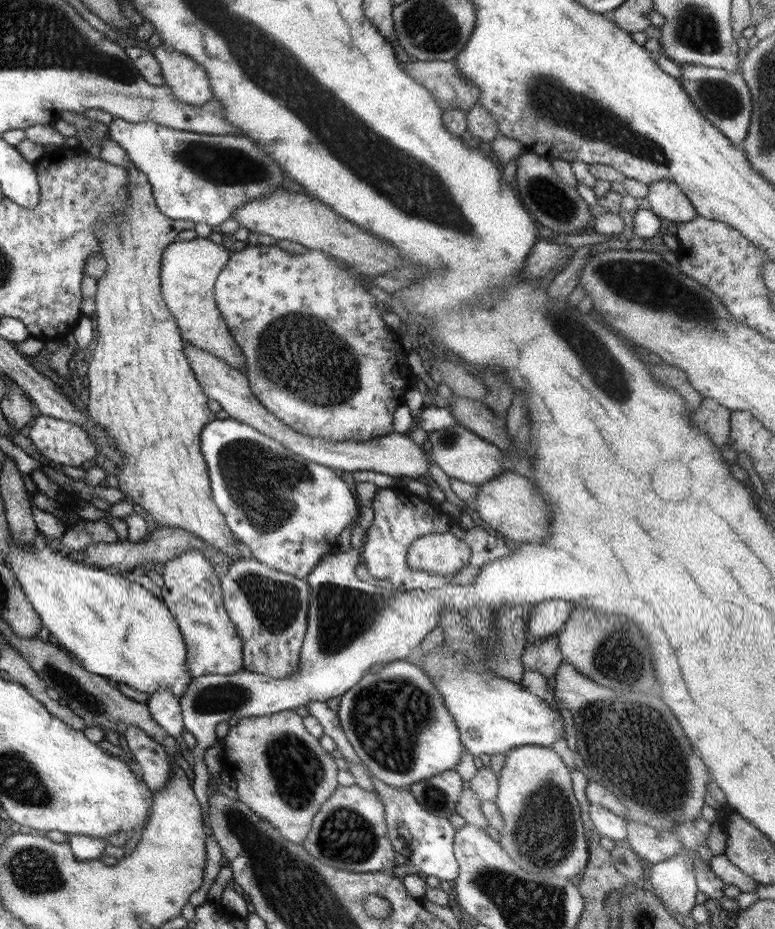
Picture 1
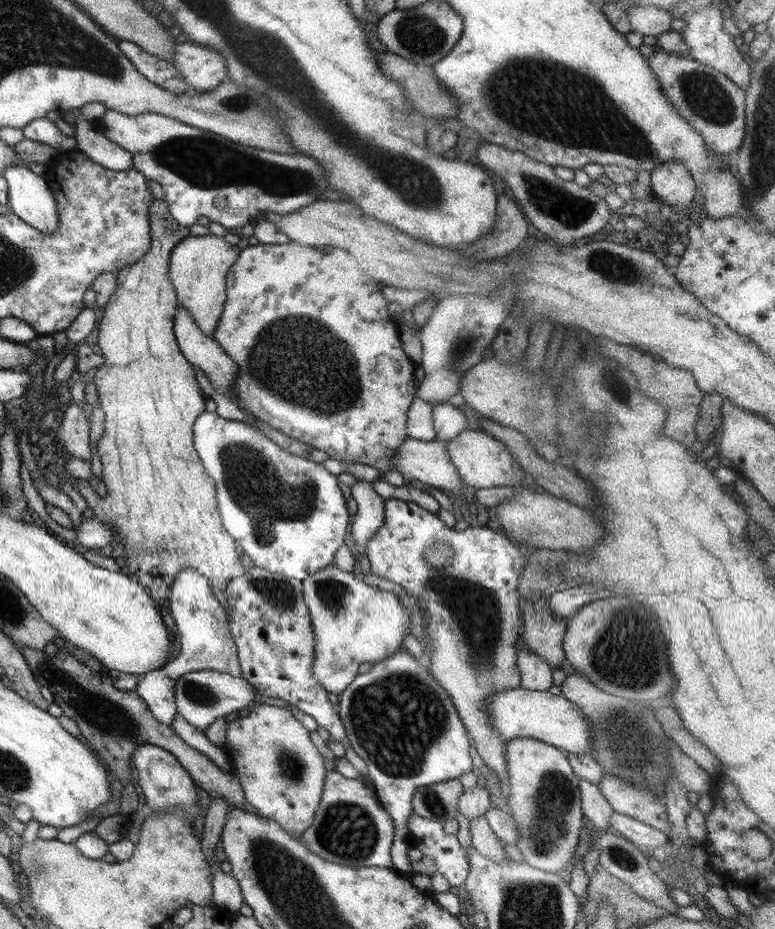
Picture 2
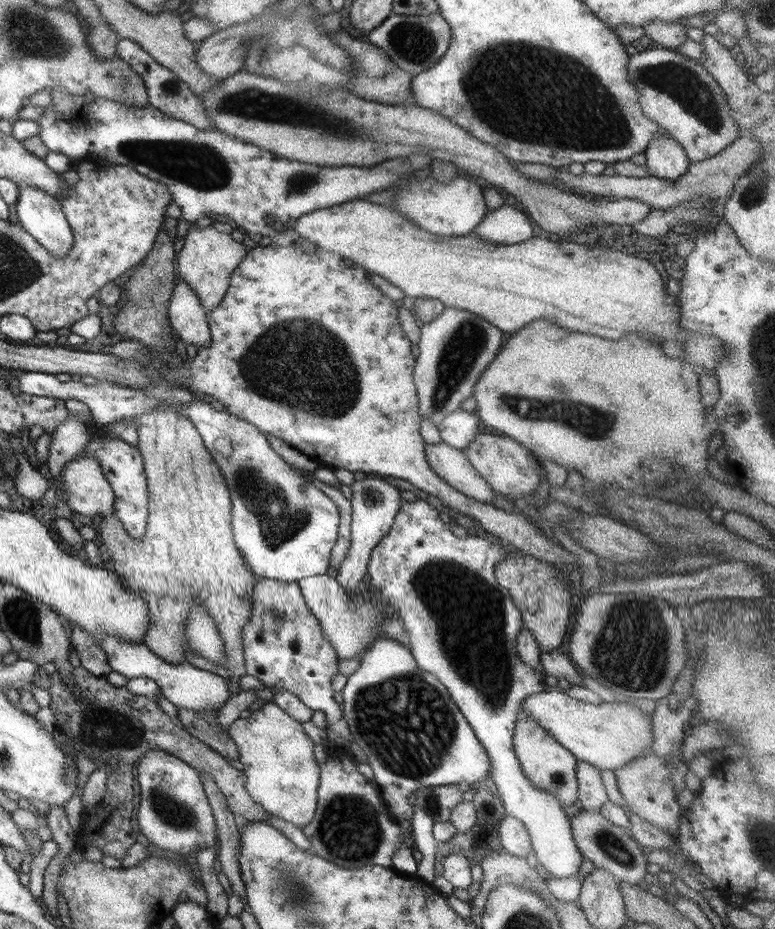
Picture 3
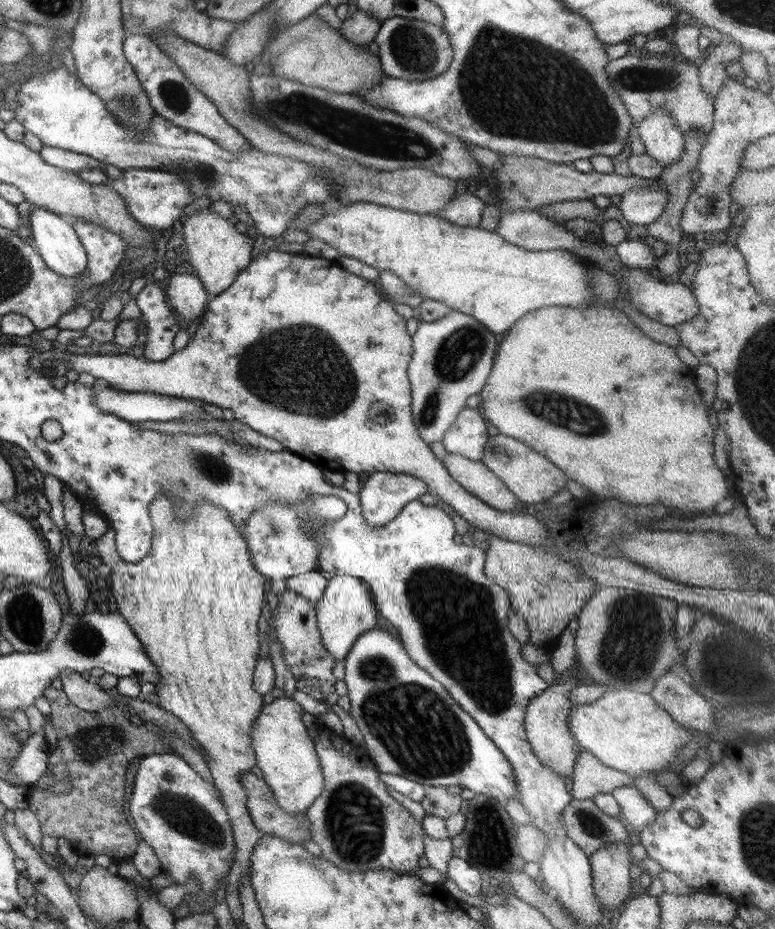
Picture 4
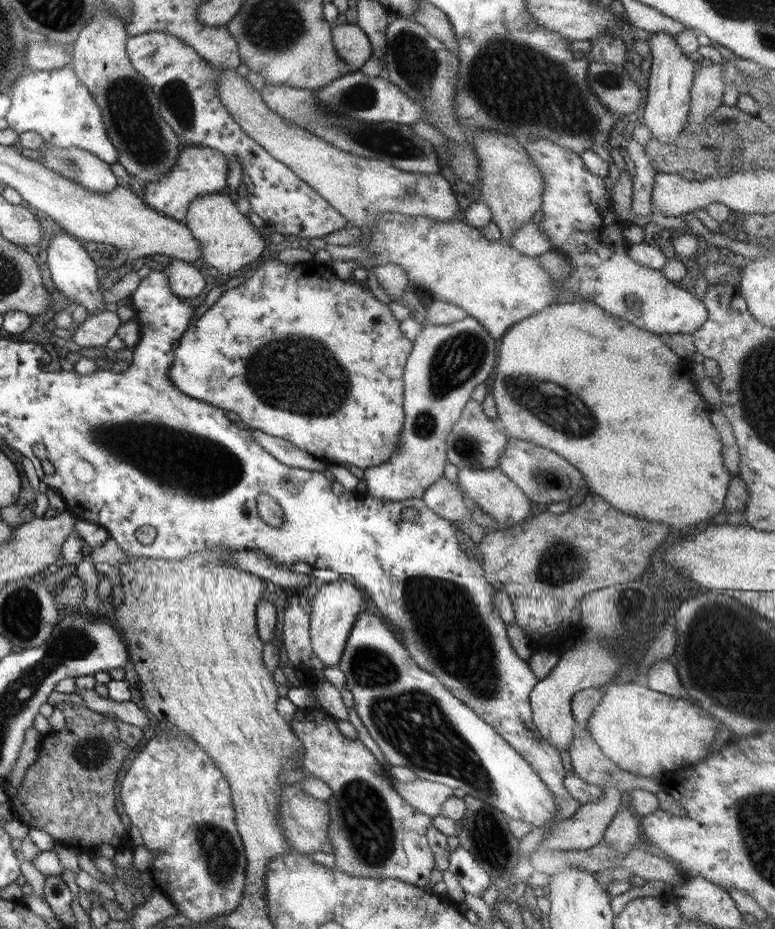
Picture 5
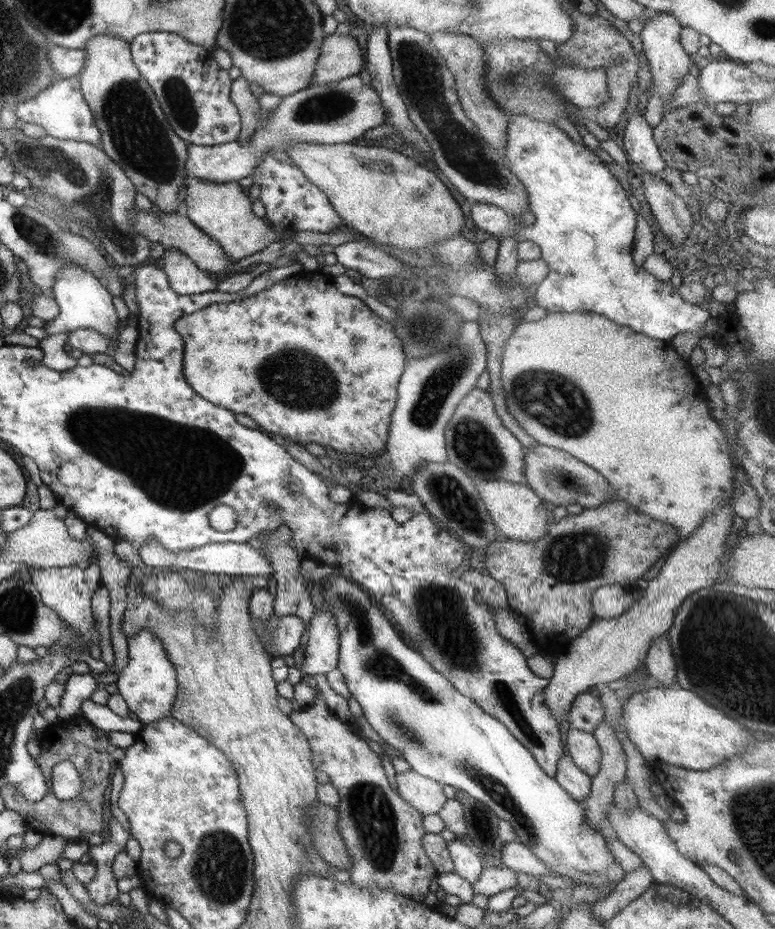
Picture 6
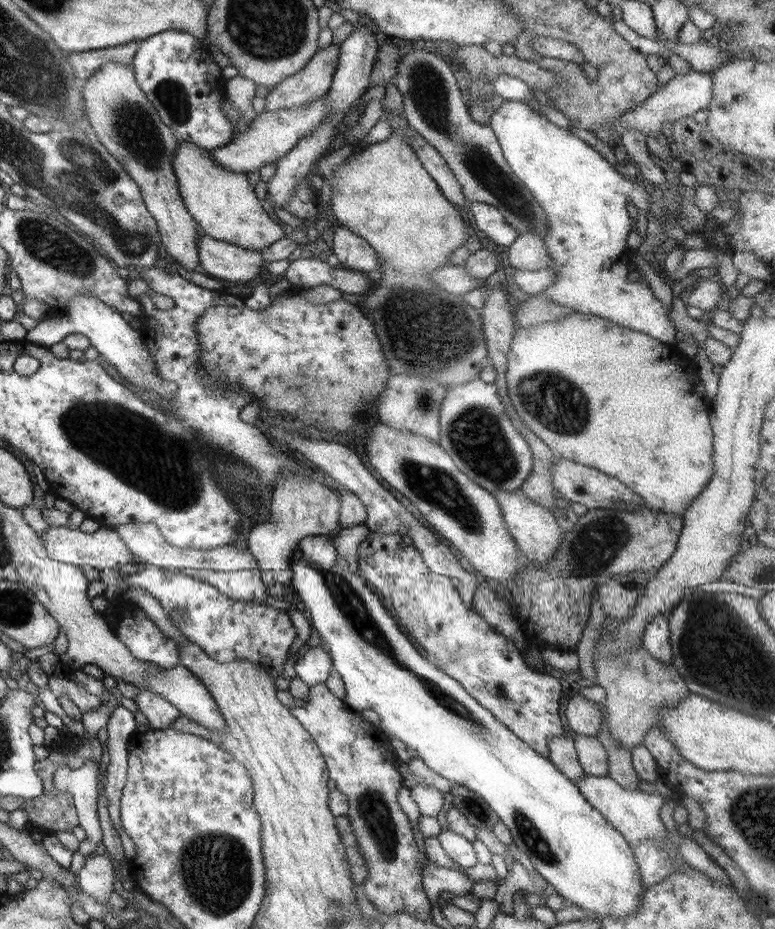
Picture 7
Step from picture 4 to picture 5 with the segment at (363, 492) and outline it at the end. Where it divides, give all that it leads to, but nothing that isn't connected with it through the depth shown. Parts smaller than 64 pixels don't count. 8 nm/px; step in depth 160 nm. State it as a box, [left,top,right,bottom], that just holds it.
[363,317,495,502]

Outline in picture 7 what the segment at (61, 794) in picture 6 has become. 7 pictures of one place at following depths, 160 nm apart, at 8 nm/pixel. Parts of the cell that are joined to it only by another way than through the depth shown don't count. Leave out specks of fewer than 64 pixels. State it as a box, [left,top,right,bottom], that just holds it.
[52,759,101,857]

